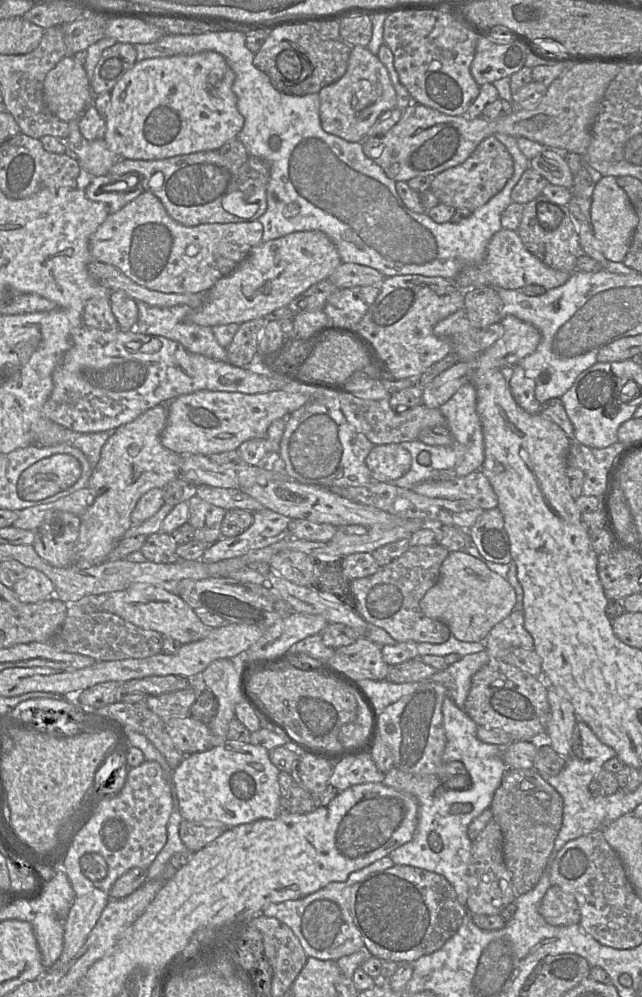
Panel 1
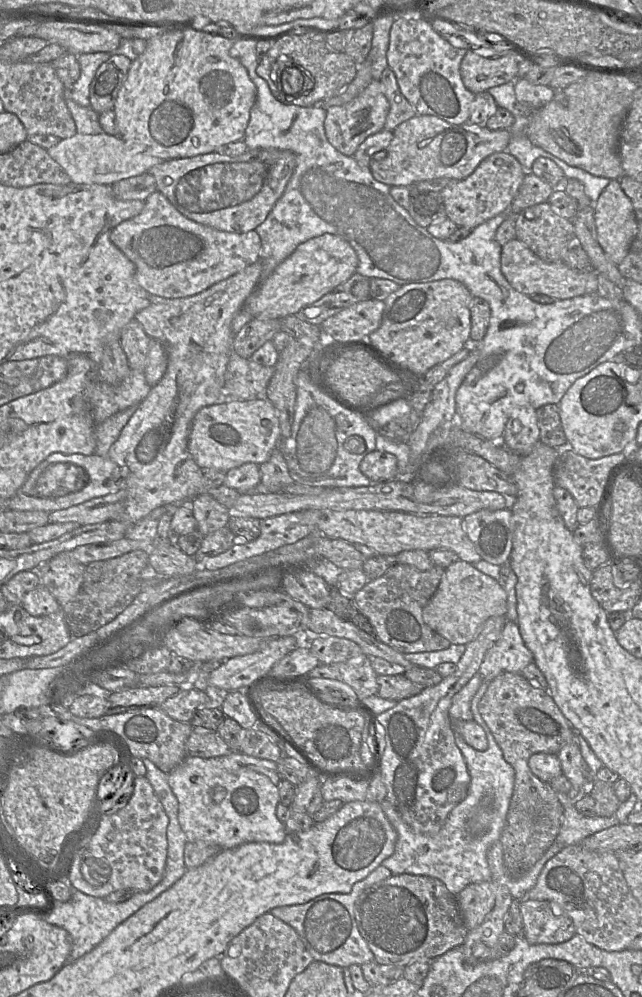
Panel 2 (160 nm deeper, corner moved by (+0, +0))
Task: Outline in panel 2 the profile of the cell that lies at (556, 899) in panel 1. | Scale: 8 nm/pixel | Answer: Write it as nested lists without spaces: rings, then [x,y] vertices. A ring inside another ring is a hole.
[[[523,899],[520,911],[522,934],[531,945],[559,944],[576,934],[572,919],[548,901]]]

